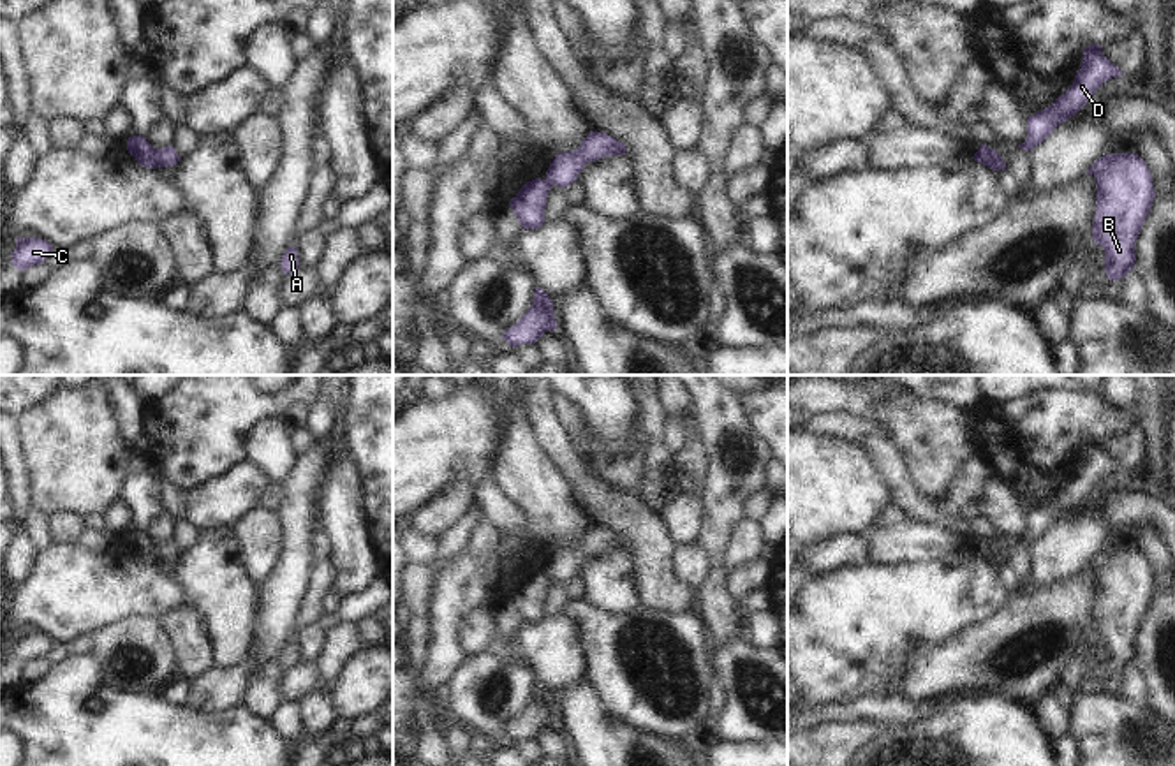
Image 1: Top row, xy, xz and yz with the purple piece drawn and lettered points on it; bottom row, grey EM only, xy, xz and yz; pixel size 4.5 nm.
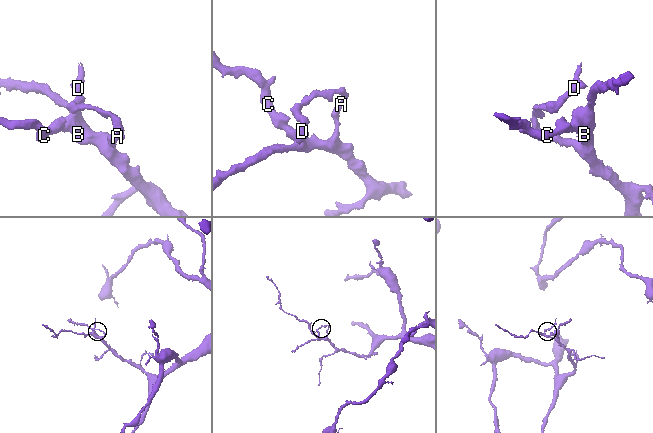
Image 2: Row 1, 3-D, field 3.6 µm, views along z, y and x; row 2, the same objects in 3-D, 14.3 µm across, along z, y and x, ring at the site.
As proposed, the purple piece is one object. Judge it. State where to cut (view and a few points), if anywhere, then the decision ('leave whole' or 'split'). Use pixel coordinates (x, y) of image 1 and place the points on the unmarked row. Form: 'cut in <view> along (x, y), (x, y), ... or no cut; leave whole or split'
cut in xy along (154, 543), (154, 557), (157, 560); split

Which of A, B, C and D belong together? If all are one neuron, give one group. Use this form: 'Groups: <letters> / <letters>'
Groups: A B C / D.

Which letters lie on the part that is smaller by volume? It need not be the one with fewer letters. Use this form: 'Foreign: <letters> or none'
Foreign: D.

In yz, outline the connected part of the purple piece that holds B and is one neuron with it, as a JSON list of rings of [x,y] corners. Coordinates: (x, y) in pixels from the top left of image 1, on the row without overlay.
[[[1108,548],[1085,571],[1096,572],[1092,634],[1105,644],[1108,674],[1124,673],[1136,655],[1134,639],[1156,586],[1145,555],[1134,548]]]

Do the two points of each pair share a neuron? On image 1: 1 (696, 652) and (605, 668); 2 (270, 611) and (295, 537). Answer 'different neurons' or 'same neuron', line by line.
1: same neuron
2: same neuron

